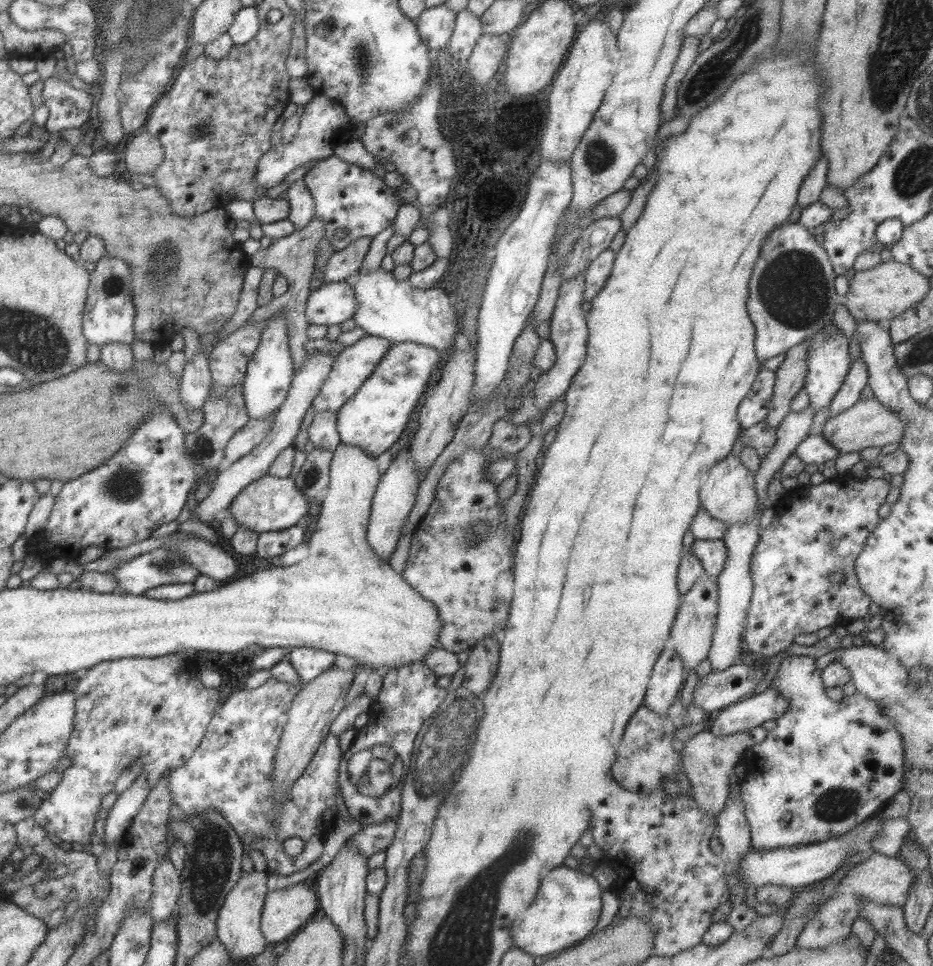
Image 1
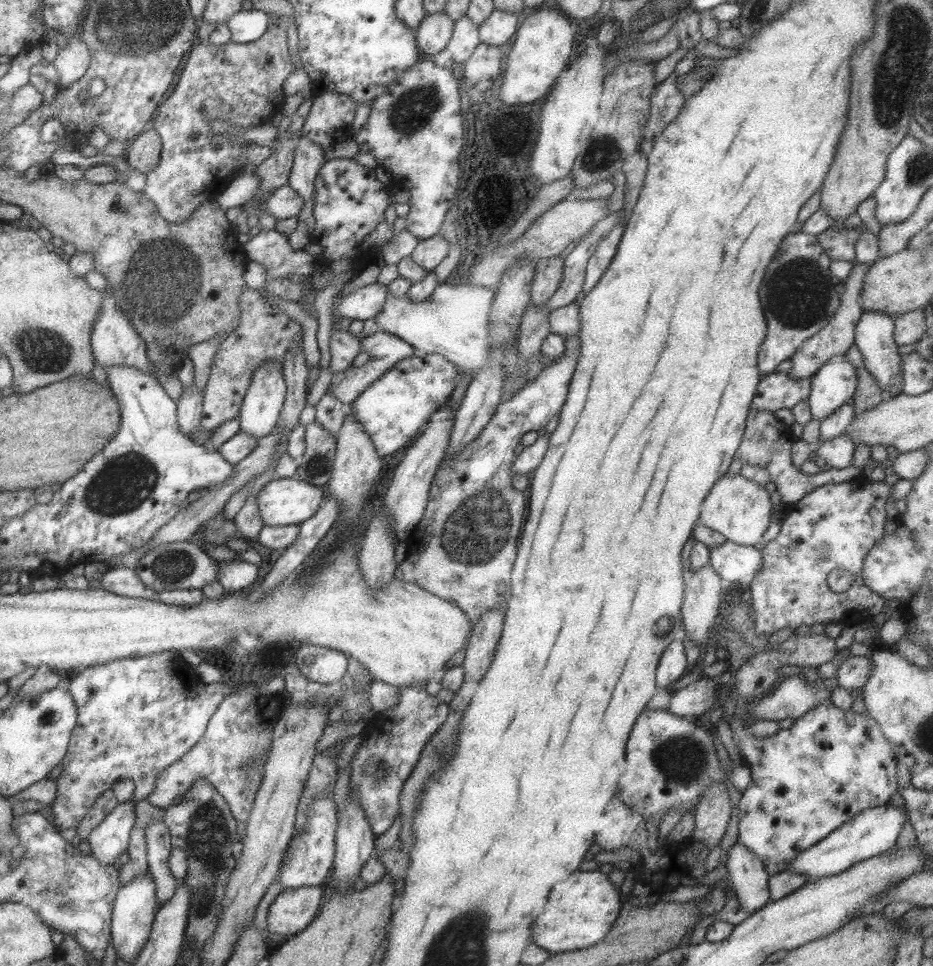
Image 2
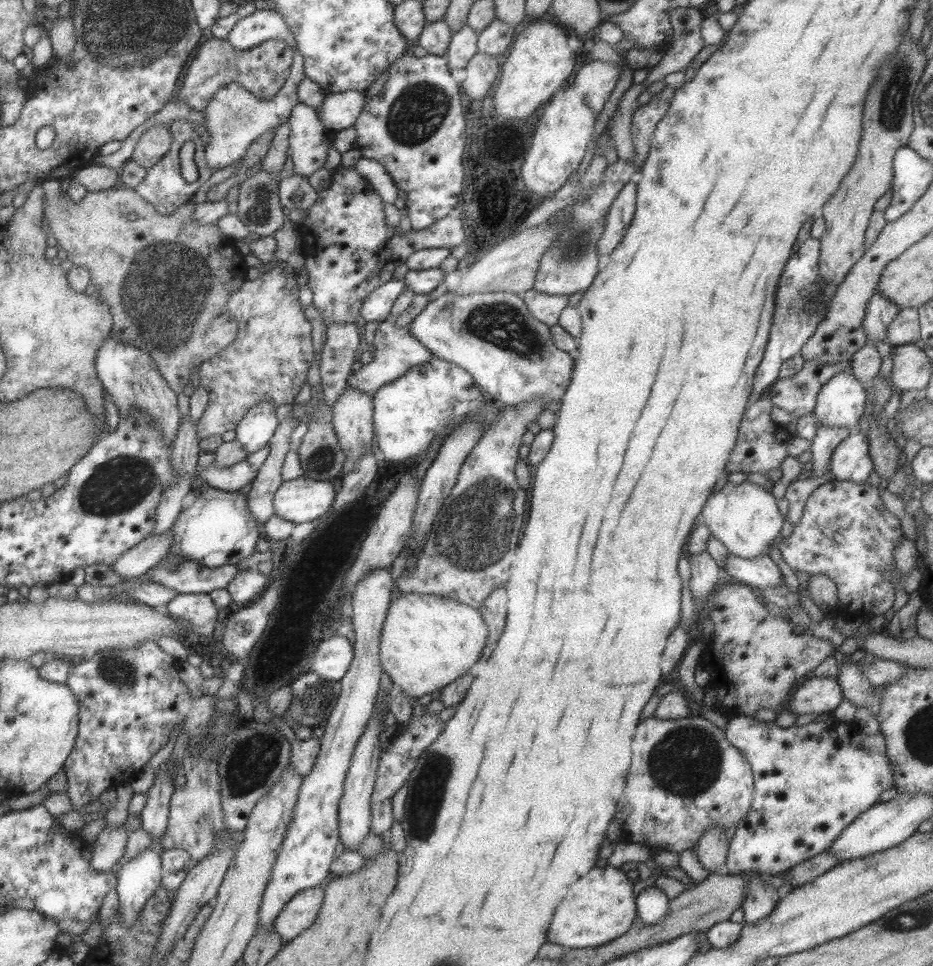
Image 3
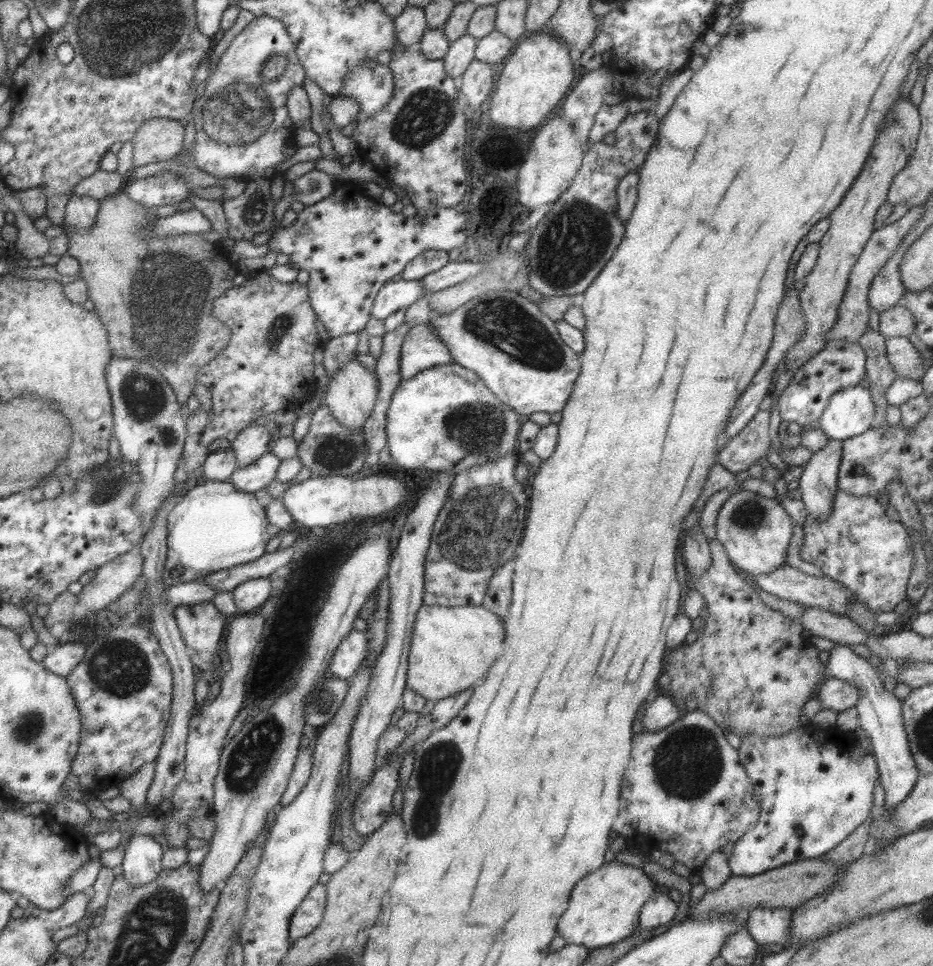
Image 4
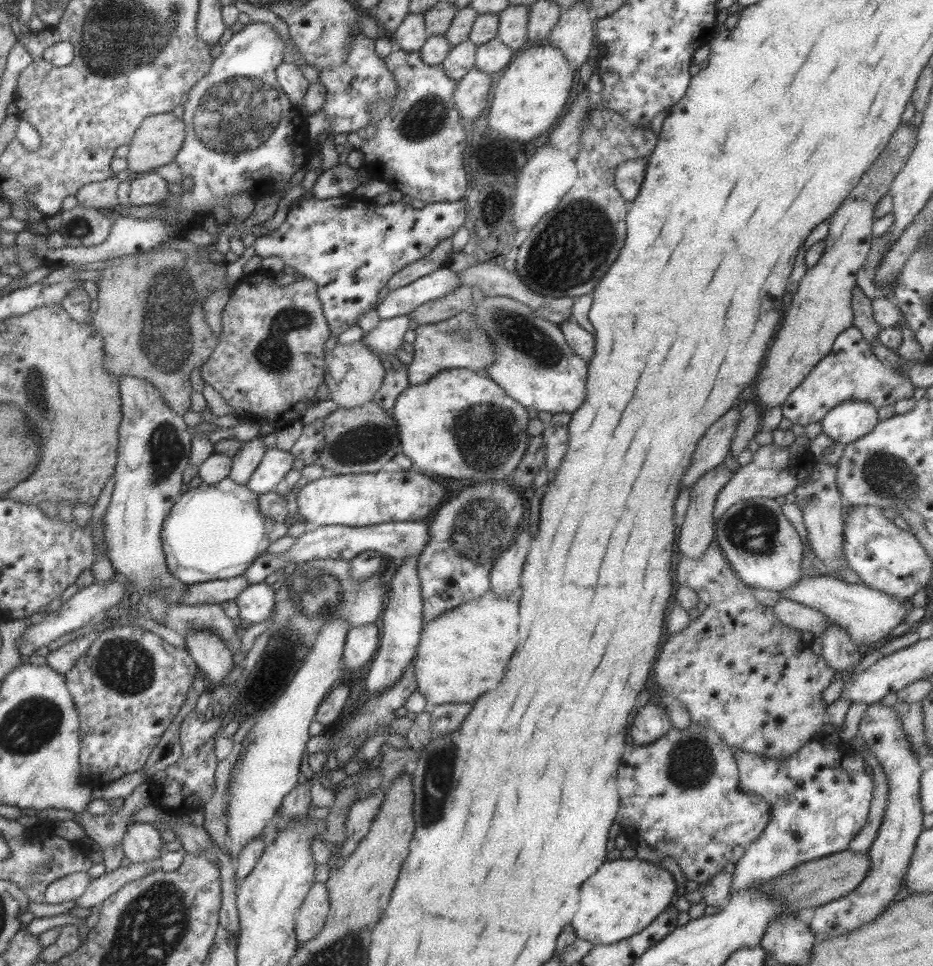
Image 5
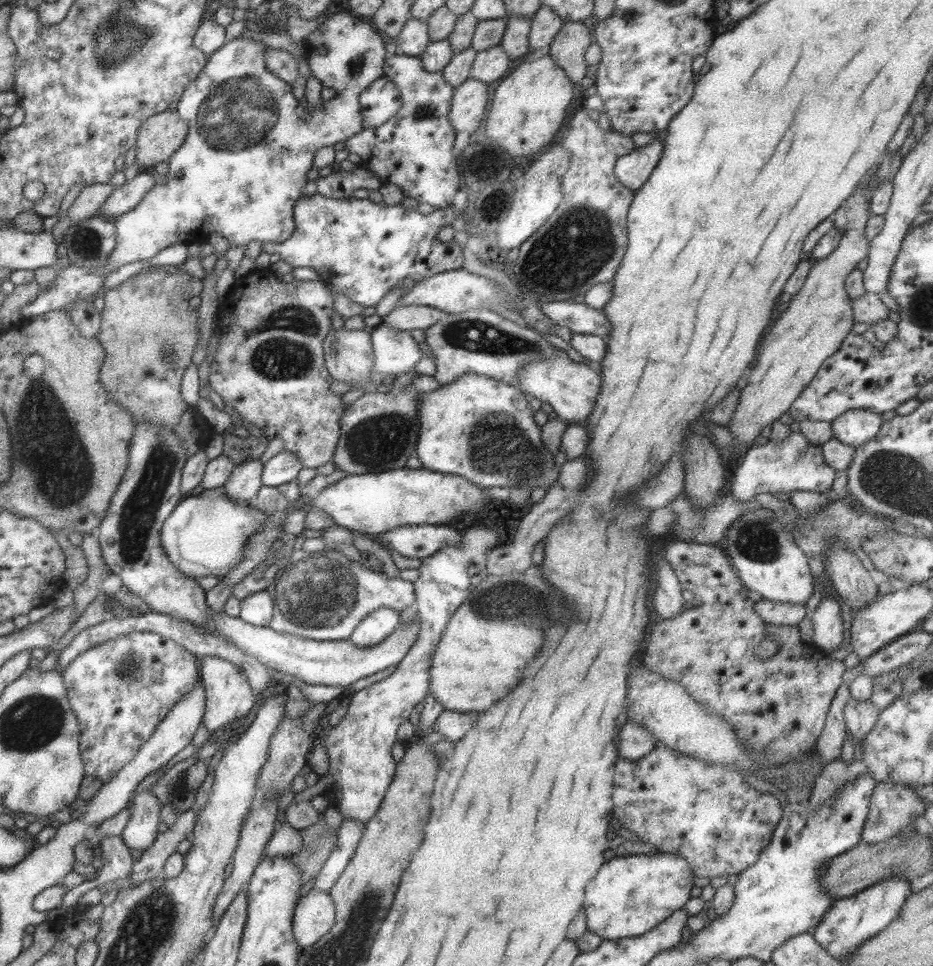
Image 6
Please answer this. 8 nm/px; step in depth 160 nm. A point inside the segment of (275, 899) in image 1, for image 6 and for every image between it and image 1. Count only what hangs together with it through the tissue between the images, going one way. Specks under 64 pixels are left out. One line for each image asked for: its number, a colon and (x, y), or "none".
2: (293, 909)
3: (299, 912)
4: (306, 916)
5: (310, 917)
6: (313, 916)

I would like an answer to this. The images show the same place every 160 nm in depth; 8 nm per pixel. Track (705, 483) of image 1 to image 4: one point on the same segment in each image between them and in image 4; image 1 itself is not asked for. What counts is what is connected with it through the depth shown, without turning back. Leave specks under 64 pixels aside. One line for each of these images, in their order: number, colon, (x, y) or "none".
2: (737, 508)
3: (743, 517)
4: (754, 530)

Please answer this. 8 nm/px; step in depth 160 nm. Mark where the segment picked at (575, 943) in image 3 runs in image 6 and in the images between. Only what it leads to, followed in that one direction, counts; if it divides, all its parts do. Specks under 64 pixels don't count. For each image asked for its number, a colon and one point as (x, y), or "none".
4: (603, 908)
5: (624, 895)
6: (630, 894)

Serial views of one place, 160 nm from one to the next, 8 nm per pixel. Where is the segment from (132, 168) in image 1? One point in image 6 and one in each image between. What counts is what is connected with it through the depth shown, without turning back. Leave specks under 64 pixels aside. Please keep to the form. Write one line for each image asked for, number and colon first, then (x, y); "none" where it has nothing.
2: (143, 153)
3: (155, 140)
4: (157, 140)
5: (158, 138)
6: (159, 136)

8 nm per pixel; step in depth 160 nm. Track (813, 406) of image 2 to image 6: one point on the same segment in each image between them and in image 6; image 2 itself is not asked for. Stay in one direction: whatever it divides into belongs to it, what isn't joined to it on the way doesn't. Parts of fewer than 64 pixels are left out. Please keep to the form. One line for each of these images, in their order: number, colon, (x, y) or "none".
3: (839, 402)
4: (850, 411)
5: (849, 420)
6: (854, 427)

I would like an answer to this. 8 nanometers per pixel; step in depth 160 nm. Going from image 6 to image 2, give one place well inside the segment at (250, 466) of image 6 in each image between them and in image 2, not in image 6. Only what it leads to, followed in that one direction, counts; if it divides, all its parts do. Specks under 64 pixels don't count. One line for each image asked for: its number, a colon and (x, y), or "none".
2: (262, 402)
3: (253, 431)
4: (250, 443)
5: (244, 461)

